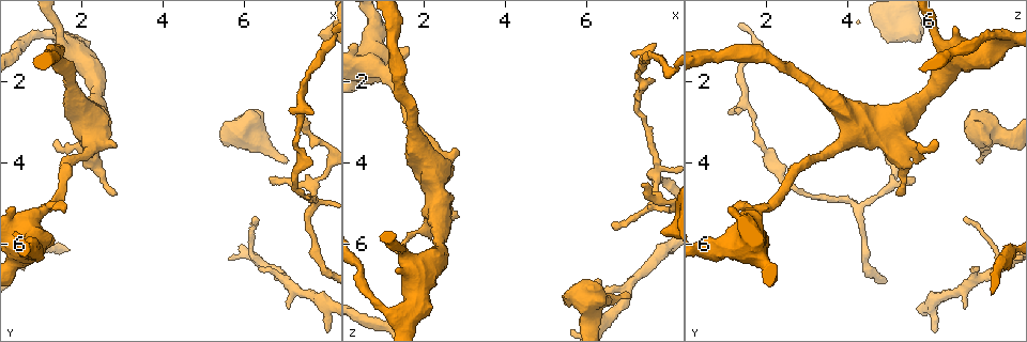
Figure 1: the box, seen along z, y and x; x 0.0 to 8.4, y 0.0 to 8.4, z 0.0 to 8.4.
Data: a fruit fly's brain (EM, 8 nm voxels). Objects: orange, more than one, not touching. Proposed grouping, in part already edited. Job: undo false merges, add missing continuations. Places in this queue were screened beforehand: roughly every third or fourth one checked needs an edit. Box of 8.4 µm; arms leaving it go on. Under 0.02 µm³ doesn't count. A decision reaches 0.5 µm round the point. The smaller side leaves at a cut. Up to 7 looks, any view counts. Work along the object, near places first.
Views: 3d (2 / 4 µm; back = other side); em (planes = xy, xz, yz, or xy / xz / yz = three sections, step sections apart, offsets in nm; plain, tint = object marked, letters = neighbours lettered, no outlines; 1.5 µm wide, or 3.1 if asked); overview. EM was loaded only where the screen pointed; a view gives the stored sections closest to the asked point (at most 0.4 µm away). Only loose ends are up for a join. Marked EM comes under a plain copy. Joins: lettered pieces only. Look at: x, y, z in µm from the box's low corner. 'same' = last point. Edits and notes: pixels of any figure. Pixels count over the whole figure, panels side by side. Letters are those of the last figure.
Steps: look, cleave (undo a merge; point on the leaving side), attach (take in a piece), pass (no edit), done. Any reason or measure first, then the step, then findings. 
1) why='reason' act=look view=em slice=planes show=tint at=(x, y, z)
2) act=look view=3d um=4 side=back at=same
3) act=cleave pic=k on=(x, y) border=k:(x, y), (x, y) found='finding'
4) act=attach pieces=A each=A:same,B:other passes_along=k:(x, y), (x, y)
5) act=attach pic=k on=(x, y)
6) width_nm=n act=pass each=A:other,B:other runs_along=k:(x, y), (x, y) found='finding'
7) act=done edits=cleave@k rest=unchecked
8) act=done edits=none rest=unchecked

act=look view=3d um=4 at=(2.85, 4.80, 5.30)

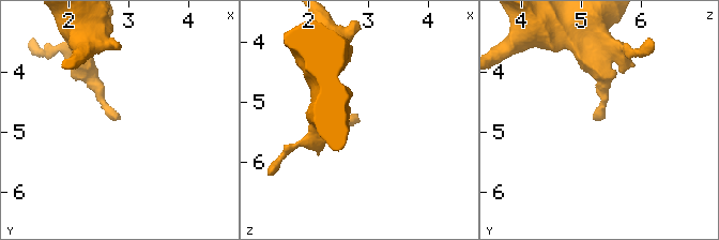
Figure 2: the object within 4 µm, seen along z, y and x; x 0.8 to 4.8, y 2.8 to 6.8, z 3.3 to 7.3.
why='now the EM' act=look view=em slice=planes show=letters at=(2.85, 4.80, 5.35)

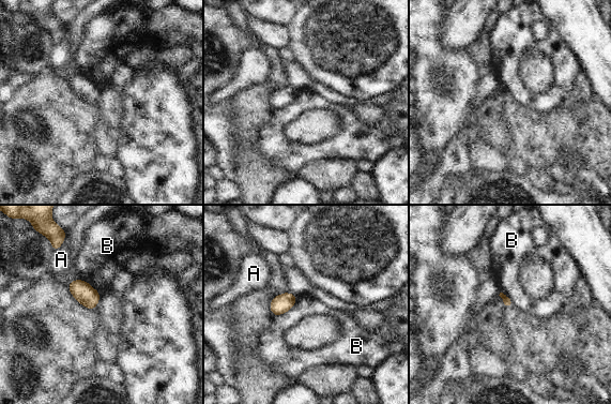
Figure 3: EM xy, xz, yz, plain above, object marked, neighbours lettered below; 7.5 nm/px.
act=pass each=A:other,B:other found='none of them fits'

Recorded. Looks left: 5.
why='free end' act=look view=em slice=xz step=4 show=tint at=(6.30, 6.65, 7.20)

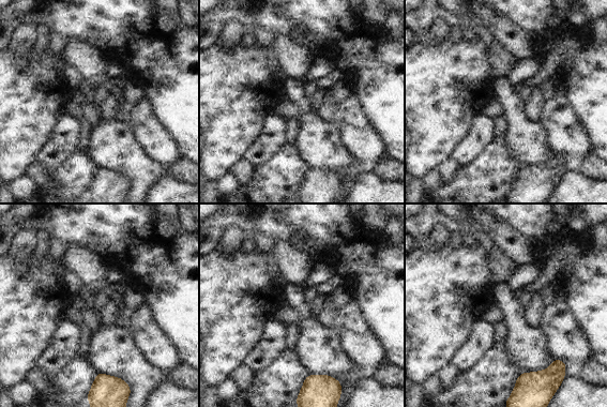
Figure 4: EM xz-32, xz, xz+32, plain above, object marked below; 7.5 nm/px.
act=look view=em slice=planes show=letters at=same

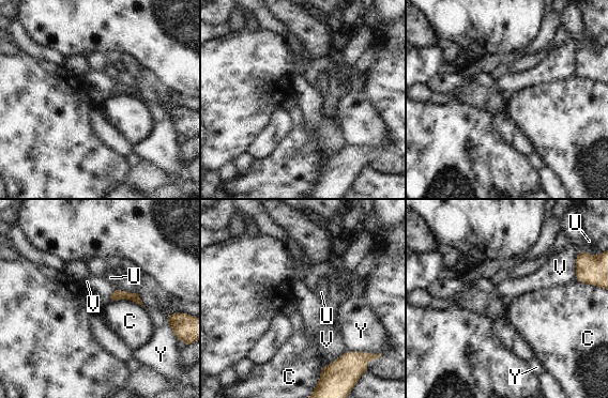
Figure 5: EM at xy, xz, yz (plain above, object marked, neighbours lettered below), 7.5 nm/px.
act=pass each=C:other,U:other,V:other,Y:other found='none of them fits'

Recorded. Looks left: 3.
why='an open end' act=look view=3d um=4 at=(7.10, 4.00, 7.20)

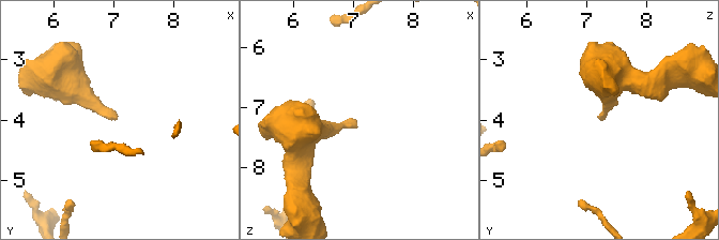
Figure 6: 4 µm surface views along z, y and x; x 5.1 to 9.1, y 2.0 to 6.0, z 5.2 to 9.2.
why='now the EM' act=look view=em slice=planes show=letters at=(7.05, 3.95, 7.25)

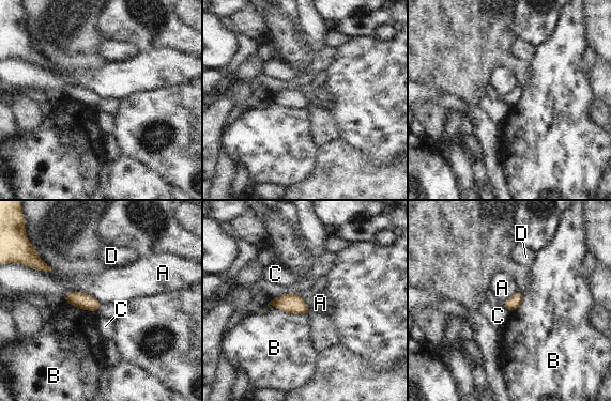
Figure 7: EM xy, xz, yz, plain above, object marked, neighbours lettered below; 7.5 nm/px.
act=pass each=A:other,B:other,C:other,D:other found='no lettered piece goes on from it'

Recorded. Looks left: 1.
act=done edits=none rest=unchecked

